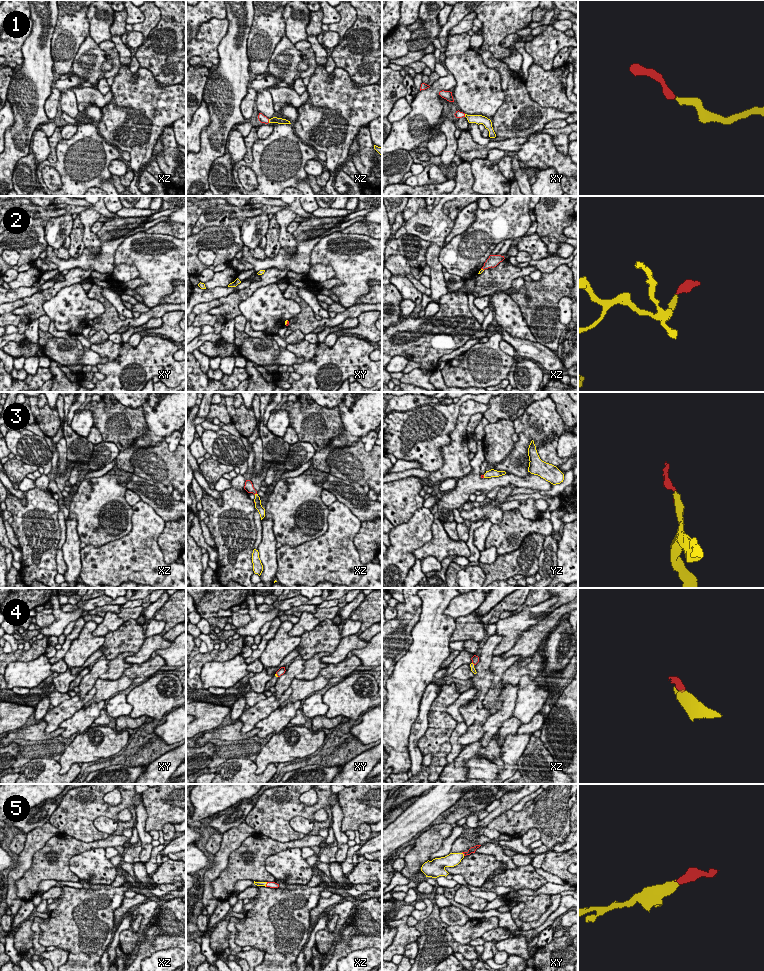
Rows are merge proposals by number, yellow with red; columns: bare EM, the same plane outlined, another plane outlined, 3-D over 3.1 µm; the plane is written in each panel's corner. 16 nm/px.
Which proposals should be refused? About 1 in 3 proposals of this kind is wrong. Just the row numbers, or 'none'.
none

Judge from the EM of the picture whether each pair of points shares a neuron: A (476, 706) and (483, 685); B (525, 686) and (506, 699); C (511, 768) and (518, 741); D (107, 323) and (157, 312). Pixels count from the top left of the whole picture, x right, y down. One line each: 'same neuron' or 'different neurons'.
A: same neuron
B: different neurons
C: same neuron
D: same neuron

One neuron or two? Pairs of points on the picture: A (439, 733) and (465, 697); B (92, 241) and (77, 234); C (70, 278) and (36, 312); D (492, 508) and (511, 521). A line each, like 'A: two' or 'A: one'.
A: two
B: two
C: one
D: two

